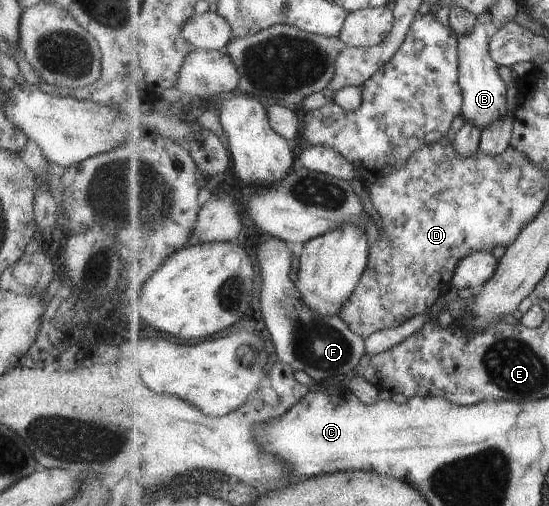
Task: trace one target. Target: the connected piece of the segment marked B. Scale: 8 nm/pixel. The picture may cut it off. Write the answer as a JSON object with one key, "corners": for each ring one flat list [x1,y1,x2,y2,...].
{"corners":[[483,23,468,35,459,35,460,40,460,85,464,93,462,116,467,123,481,130,489,127,494,121,503,119,507,114,507,86,499,74,499,63,493,60,490,53,492,28]]}

